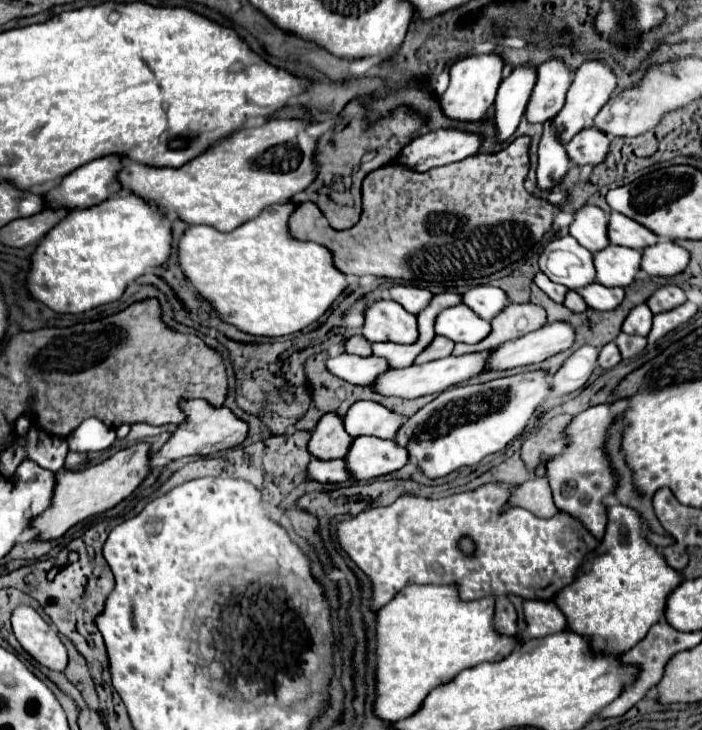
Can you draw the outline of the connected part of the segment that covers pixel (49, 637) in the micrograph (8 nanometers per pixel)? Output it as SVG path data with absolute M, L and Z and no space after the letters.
M19 606L11 616L11 624L19 644L39 664L57 672L67 668L67 648L63 646L57 630L49 626L33 608Z

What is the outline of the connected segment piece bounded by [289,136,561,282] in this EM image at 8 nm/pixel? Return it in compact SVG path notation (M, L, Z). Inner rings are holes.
M529 136L515 138L507 148L495 154L475 154L461 162L431 168L427 172L415 172L405 164L391 162L365 176L363 182L363 214L351 230L335 230L329 226L321 208L313 202L299 204L289 226L291 234L301 240L321 242L333 248L335 266L343 274L375 274L395 280L429 280L447 282L461 278L479 278L503 270L505 266L521 260L541 238L551 230L559 206L537 198L525 190L525 178L529 172ZM503 206L511 206L511 212L501 212Z

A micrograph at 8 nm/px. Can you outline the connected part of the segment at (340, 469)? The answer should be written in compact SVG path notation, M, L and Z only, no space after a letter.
M313 458L309 464L309 478L317 482L345 482L351 478L351 472L345 466L345 458L335 460L319 460Z

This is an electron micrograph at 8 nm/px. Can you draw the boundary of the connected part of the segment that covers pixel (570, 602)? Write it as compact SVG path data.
M623 504L609 506L609 522L601 546L585 558L577 582L565 586L553 600L567 616L567 628L589 638L593 650L627 652L649 628L665 618L669 594L683 582L683 574L671 568L663 554L645 538L643 516Z

